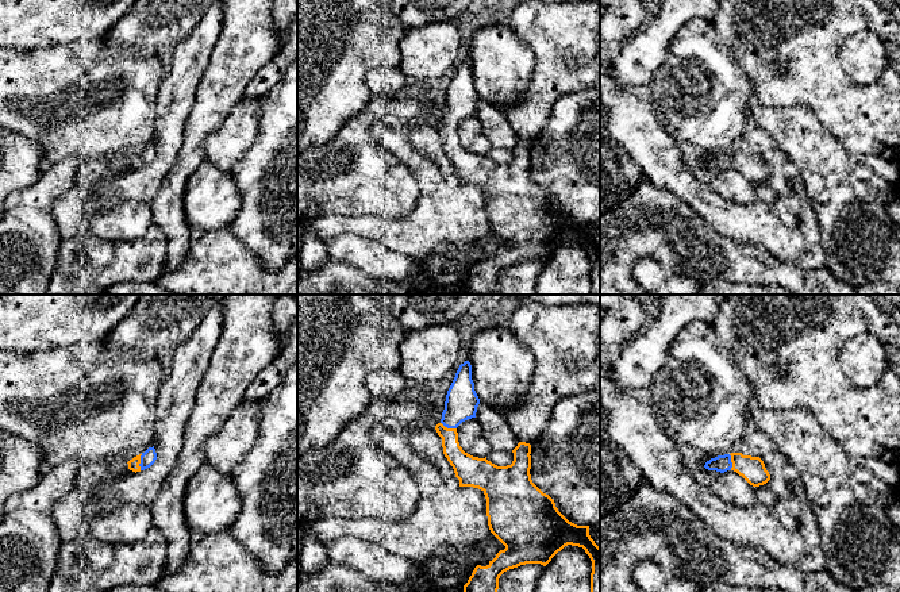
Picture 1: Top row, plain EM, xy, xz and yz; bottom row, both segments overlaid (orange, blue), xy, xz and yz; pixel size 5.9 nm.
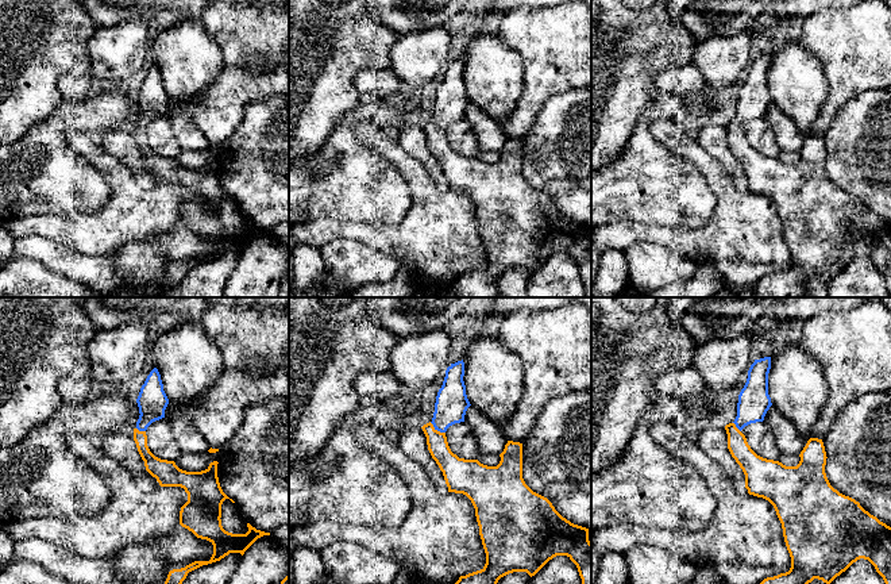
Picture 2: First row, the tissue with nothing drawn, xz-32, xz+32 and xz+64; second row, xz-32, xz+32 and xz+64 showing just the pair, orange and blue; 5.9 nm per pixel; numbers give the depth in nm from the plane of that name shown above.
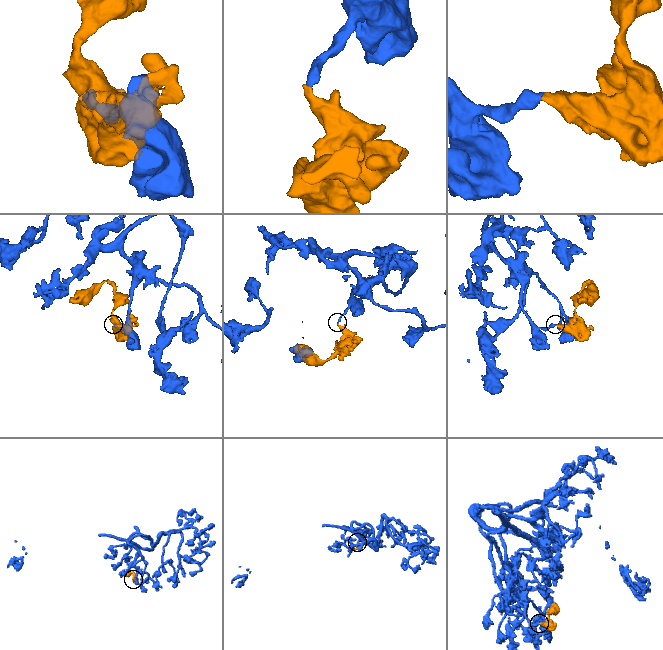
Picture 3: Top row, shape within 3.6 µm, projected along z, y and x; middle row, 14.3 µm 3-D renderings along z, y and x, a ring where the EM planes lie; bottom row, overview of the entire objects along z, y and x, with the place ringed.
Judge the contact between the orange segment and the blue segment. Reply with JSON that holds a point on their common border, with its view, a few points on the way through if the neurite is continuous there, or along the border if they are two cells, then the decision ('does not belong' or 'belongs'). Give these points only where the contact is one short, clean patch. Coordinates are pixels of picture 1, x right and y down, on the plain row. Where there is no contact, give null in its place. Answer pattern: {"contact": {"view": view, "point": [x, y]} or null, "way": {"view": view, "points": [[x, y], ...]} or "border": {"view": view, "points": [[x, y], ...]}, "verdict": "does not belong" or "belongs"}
{"contact": {"view": "xy", "point": [139, 160]}, "way": {"view": "xy", "points": [[133, 161], [139, 160], [147, 156]]}, "verdict": "belongs"}

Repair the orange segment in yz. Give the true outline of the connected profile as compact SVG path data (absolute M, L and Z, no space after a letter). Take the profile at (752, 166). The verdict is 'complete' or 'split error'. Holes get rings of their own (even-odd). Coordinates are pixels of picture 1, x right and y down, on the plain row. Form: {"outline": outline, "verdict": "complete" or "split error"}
{"outline": "M742 150L718 153L707 158L704 165L720 170L734 168L753 184L764 182L770 177L770 172L759 154L743 153Z", "verdict": "split error"}

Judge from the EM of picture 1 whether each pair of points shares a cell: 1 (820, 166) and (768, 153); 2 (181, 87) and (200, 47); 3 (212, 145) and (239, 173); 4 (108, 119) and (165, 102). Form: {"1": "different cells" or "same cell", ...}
{"1": "different cells", "2": "same cell", "3": "different cells", "4": "different cells"}

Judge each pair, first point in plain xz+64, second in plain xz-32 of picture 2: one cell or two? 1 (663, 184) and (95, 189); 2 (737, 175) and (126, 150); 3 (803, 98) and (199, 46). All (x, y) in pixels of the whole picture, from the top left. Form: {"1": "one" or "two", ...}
{"1": "one", "2": "one", "3": "one"}

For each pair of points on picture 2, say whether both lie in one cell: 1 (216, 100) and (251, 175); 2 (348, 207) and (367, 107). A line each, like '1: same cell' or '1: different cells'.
1: different cells
2: same cell

